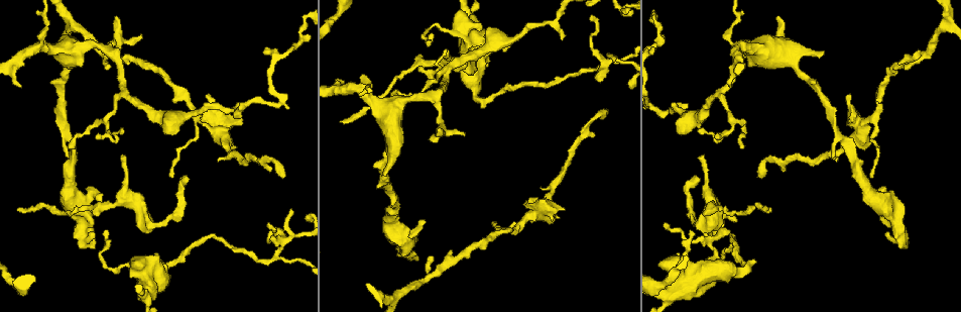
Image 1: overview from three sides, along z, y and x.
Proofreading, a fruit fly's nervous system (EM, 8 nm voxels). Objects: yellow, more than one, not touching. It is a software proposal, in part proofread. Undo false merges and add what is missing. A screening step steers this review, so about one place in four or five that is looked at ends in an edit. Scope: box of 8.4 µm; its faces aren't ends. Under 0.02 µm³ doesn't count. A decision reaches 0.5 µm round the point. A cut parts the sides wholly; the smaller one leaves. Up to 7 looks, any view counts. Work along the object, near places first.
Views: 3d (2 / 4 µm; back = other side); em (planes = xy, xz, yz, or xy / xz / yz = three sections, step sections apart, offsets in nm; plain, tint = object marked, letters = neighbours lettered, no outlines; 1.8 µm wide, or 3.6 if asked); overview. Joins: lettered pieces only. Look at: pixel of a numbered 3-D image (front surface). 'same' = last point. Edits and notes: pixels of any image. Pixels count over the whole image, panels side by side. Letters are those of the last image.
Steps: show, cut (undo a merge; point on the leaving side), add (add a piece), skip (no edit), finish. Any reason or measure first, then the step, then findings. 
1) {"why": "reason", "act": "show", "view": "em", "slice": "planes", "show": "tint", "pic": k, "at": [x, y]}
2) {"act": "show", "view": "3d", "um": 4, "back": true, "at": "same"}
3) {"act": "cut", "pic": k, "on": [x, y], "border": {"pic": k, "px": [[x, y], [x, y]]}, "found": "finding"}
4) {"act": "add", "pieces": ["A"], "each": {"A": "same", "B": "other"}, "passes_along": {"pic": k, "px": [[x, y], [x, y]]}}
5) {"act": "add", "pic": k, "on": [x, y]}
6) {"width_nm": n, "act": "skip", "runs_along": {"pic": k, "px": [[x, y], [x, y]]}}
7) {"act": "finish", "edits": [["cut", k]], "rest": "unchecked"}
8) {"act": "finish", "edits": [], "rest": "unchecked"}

{"why": "an open end", "act": "show", "view": "3d", "um": 4, "pic": 1, "at": [770, 212]}

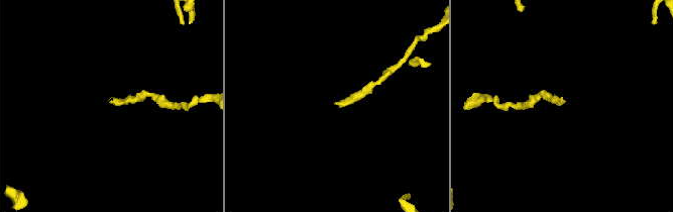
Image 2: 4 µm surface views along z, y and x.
{"why": "now the EM", "act": "show", "view": "em", "slice": "xy", "step": 16, "show": "tint", "pic": 2, "at": [111, 102]}

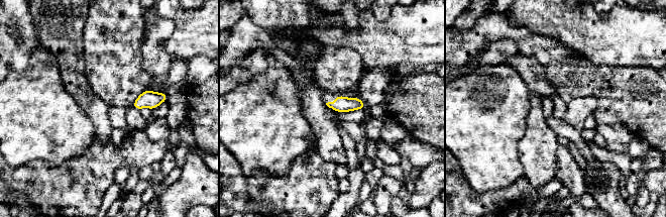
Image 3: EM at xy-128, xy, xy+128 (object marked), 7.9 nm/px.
{"act": "show", "view": "em", "slice": "yz", "step": 4, "show": "letters", "at": "same"}

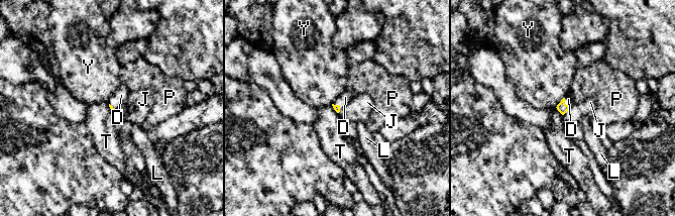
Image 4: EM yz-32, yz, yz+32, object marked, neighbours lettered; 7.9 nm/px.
{"act": "add", "pieces": ["D"], "each": {"D": "same", "J": "other", "L": "other", "P": "other", "T": "other", "Y": "other"}, "passes_along": {"pic": 4, "px": [[561, 107], [564, 103], [568, 99]]}, "found": "the neuron continues"}

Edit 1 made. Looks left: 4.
{"why": "thin end", "act": "show", "view": "3d", "um": 4, "pic": 1, "at": [777, 16]}

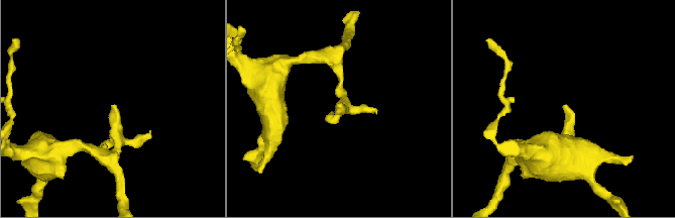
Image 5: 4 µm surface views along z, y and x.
{"act": "show", "view": "em", "um": 3.6, "slice": "xz", "step": 4, "show": "tint", "pic": 5, "at": [342, 105]}

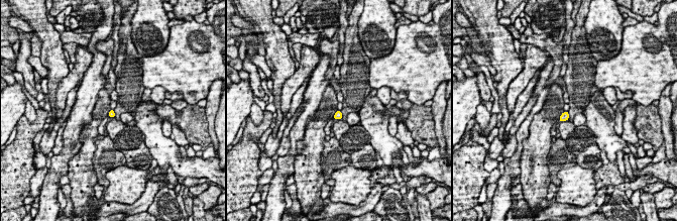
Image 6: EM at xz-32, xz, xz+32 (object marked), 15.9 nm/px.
{"why": "cut it another way", "act": "show", "view": "em", "um": 3.6, "slice": "planes", "show": "letters", "at": "same"}

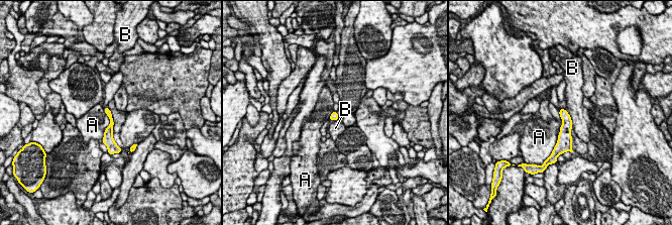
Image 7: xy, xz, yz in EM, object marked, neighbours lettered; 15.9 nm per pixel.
{"longest_contact_nm": ["A", 500], "act": "skip", "each": {"A": "other", "B": "other"}, "border": {"pic": 7, "px": [[104, 108], [109, 125], [102, 139]]}, "found": "no lettered piece goes on from it"}

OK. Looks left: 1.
{"act": "finish", "edits": [["add", 4]], "rest": "unchecked"}

